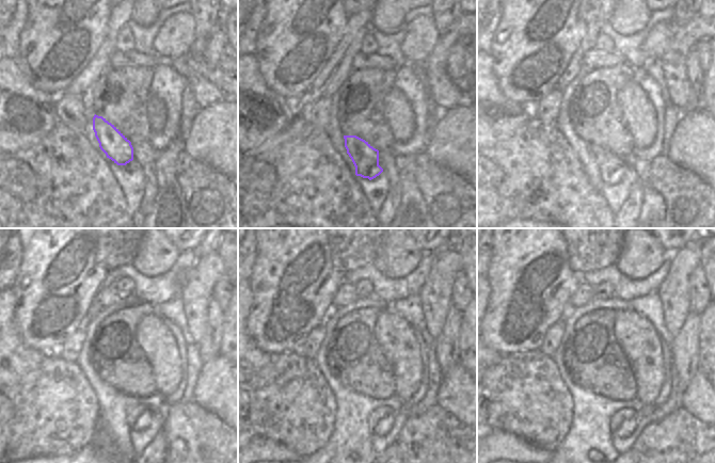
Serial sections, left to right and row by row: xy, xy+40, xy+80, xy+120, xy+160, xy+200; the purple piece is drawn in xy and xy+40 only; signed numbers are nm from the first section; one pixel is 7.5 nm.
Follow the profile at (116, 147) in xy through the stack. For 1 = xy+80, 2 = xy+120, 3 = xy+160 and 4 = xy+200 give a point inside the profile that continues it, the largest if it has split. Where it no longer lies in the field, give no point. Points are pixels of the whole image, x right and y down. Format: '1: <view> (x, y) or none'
1: xy+80 (612, 166)
2: xy+120 (138, 416)
3: xy+160 (380, 421)
4: xy+200 (622, 424)

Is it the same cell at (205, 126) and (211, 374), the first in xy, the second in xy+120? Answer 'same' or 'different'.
same

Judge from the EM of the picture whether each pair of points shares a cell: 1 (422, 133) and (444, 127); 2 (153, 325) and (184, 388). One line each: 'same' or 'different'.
1: different
2: different

